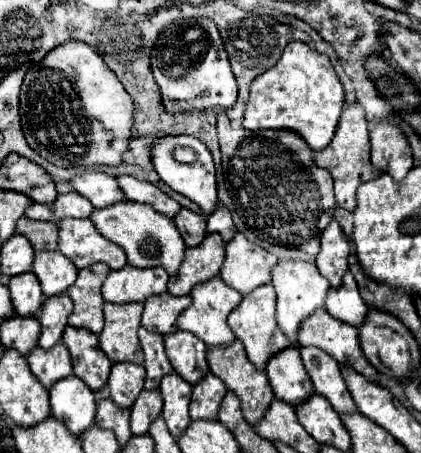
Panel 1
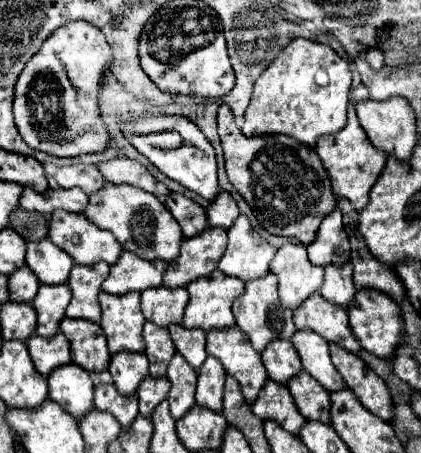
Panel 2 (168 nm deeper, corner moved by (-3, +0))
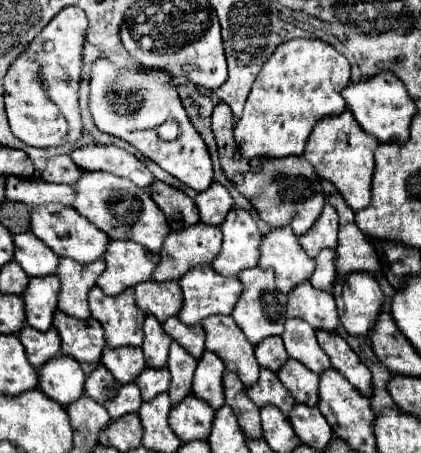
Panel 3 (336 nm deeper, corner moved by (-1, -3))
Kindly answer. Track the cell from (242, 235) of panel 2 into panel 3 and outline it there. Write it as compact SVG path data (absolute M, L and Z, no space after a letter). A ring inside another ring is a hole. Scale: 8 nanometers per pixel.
M236 205L228 211L224 223L220 225L224 241L222 251L216 257L216 273L224 277L236 277L238 271L258 265L258 241L262 233L258 231L252 215Z

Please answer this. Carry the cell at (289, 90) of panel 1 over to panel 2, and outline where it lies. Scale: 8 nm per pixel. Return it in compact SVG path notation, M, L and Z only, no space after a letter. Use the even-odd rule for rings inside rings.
M296 38L256 80L242 132L246 136L286 134L314 148L320 136L336 134L346 126L350 82L352 74L346 60L342 60L330 46ZM316 74L324 74L324 80L330 82L326 86L318 84Z

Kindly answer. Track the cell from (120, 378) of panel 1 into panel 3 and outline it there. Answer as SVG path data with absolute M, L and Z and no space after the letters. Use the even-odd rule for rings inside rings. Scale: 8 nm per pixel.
M104 347L102 363L124 385L136 381L140 371L146 367L140 347Z

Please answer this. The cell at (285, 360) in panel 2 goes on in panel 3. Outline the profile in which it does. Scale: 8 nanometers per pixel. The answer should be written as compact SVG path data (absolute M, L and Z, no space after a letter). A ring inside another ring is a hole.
M266 337L266 339L262 339L254 347L254 353L256 353L258 363L262 367L266 367L266 369L272 369L272 371L278 371L282 367L282 363L288 359L282 337Z

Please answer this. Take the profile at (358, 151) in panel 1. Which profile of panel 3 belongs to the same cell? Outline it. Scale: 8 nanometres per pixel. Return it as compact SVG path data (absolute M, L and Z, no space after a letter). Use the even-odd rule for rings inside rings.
M350 111L340 113L338 117L324 117L312 129L304 159L310 161L314 171L336 185L344 201L352 211L360 211L370 205L370 189L372 189L372 171L374 171L374 151L378 147L378 139L374 135L366 135L358 121Z

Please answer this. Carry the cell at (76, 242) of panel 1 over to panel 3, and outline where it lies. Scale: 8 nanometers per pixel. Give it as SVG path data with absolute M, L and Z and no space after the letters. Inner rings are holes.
M50 203L50 205L40 205L40 207L30 209L30 229L56 255L70 257L80 263L92 263L94 259L102 259L110 241L104 231L94 227L90 221L86 221L86 217L74 211L74 207L60 205L60 203Z

